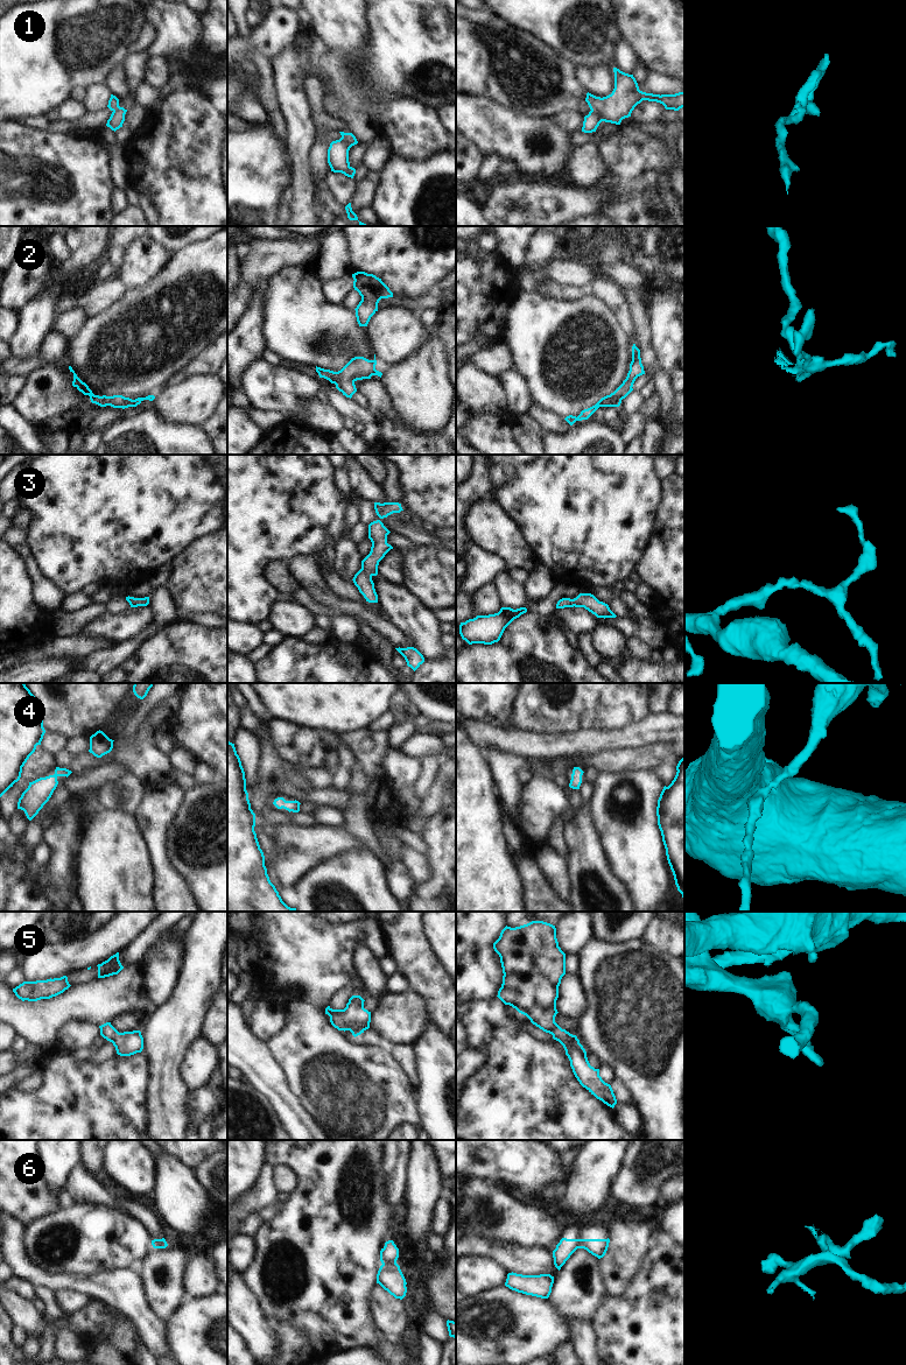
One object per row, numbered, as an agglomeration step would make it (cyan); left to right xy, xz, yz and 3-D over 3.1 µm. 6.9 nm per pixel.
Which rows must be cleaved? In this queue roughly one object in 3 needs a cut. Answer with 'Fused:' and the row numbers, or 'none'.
Fused: 1, 6

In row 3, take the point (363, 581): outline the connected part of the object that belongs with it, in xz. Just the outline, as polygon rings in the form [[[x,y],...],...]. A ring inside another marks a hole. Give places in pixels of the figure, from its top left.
[[[380,520],[368,525],[368,539],[372,542],[371,551],[361,561],[361,569],[352,579],[359,592],[368,603],[378,603],[378,594],[372,577],[378,575],[379,562],[393,549],[393,547],[387,543],[387,535],[389,533],[391,532]]]

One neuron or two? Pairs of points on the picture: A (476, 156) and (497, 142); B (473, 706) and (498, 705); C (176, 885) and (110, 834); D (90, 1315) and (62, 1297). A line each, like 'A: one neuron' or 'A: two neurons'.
A: two neurons
B: one neuron
C: two neurons
D: two neurons

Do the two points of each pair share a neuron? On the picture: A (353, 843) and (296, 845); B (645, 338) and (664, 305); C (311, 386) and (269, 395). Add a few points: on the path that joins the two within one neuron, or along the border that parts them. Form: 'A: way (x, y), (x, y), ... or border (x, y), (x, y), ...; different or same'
A: way (339, 843), (310, 845); same
B: border (650, 302), (650, 343), (657, 357); different
C: way (301, 388), (280, 389); same

